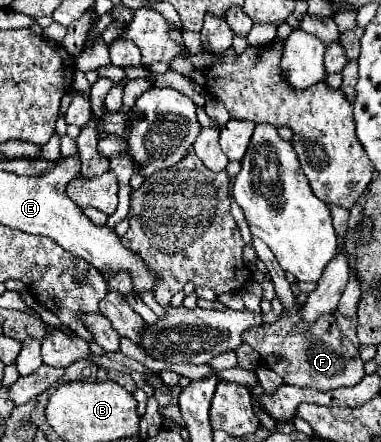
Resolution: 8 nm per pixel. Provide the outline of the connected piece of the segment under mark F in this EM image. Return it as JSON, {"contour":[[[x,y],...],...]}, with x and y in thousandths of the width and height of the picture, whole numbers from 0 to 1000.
{"contour":[[[664,536],[664,559],[706,613],[706,627],[722,645],[722,663],[748,699],[748,713],[738,722],[727,722],[717,735],[661,740],[638,753],[633,758],[638,776],[659,781],[659,790],[675,794],[690,817],[701,808],[727,808],[732,817],[706,821],[706,835],[722,839],[753,871],[811,876],[811,880],[832,880],[832,885],[864,885],[864,880],[885,880],[885,876],[937,871],[958,853],[953,817],[942,808],[942,790],[885,740],[879,713],[853,708],[853,717],[832,722],[822,735],[801,735],[801,726],[790,726],[790,690],[774,681],[764,645],[748,631],[748,613],[738,609],[738,600],[727,600],[711,563],[675,536]]]}

